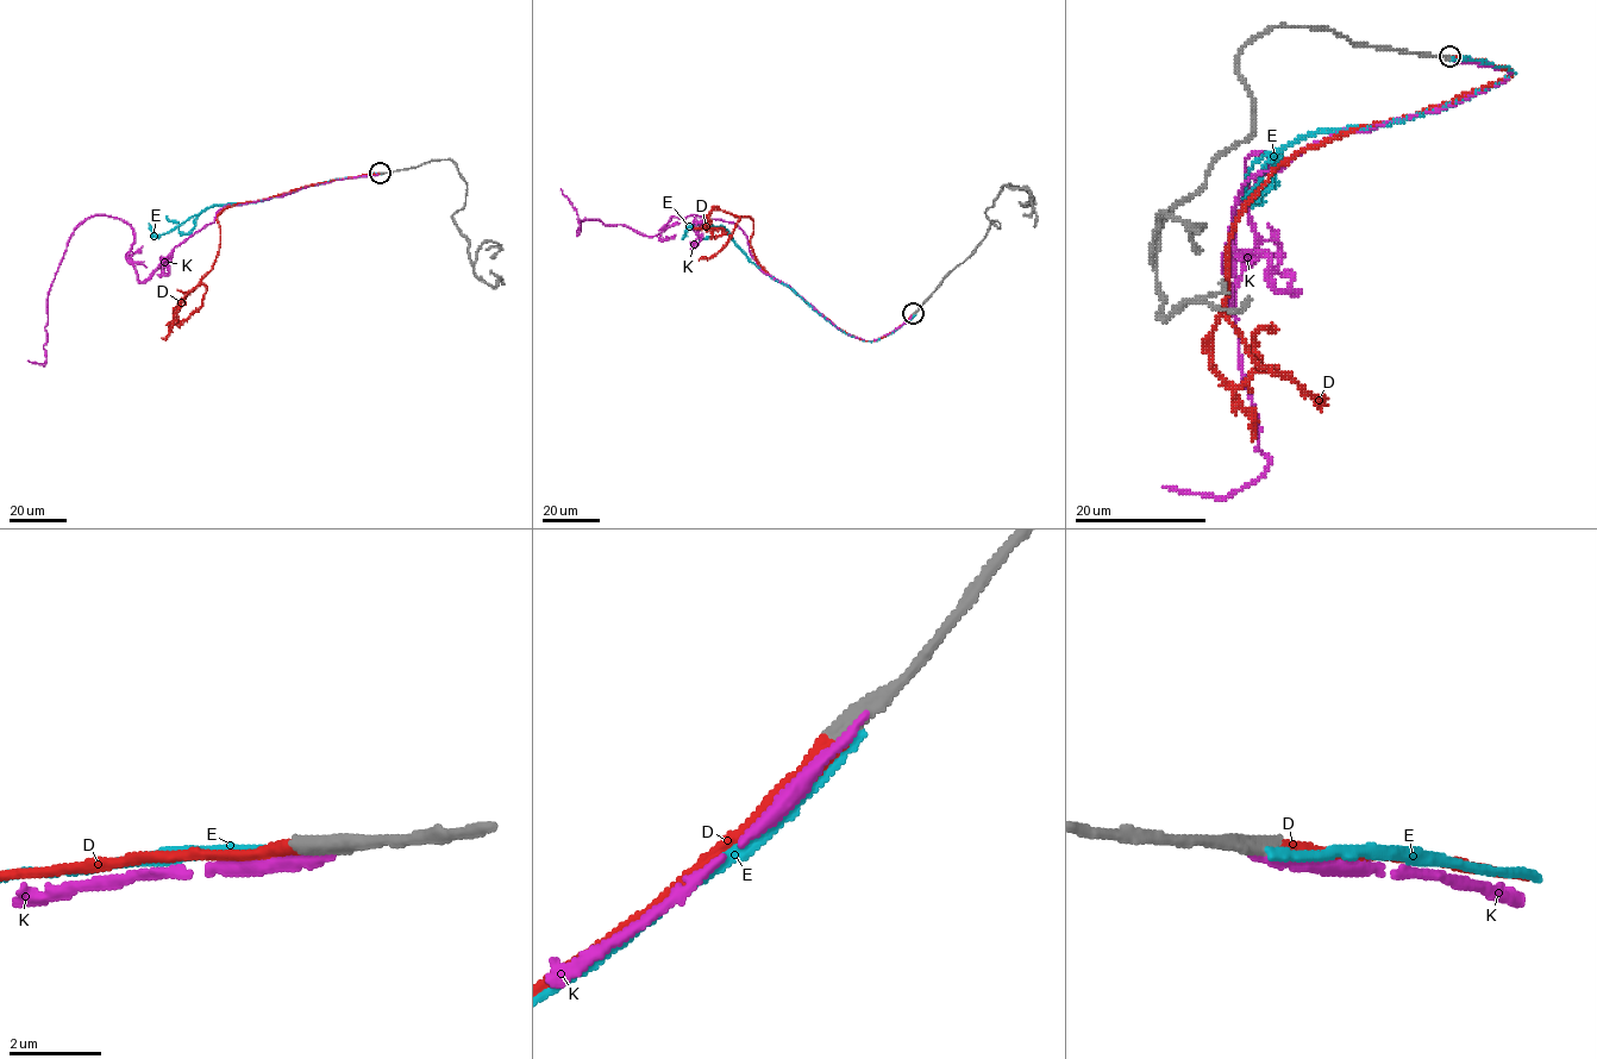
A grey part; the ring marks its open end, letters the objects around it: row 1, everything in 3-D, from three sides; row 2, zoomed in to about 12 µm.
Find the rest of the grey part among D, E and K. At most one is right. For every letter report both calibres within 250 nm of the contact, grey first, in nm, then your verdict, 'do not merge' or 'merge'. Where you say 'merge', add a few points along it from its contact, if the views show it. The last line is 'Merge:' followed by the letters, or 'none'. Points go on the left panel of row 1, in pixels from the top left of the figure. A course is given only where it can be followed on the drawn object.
D: 420/360 nm | merge | via (380, 173), (229, 205), (217, 217), (219, 243), (212, 268), (175, 315), (189, 292), (177, 289)
E: 480/190 nm | do not merge
K: 480/240 nm | do not merge
Merge: D

